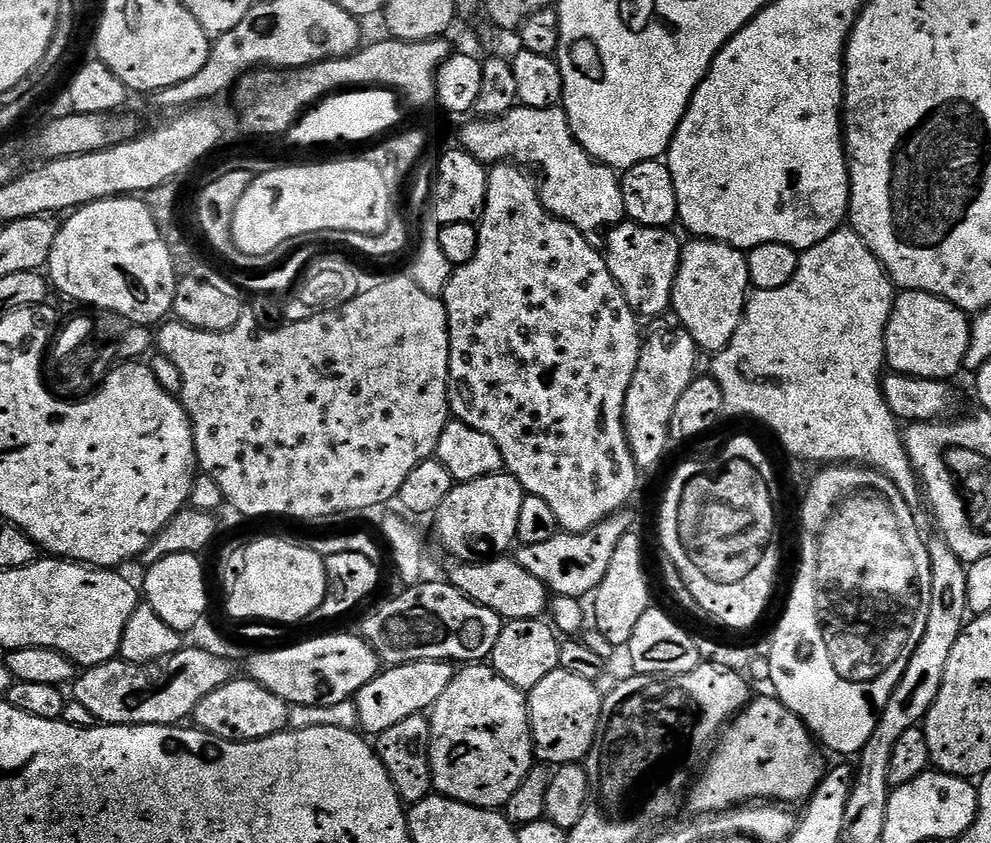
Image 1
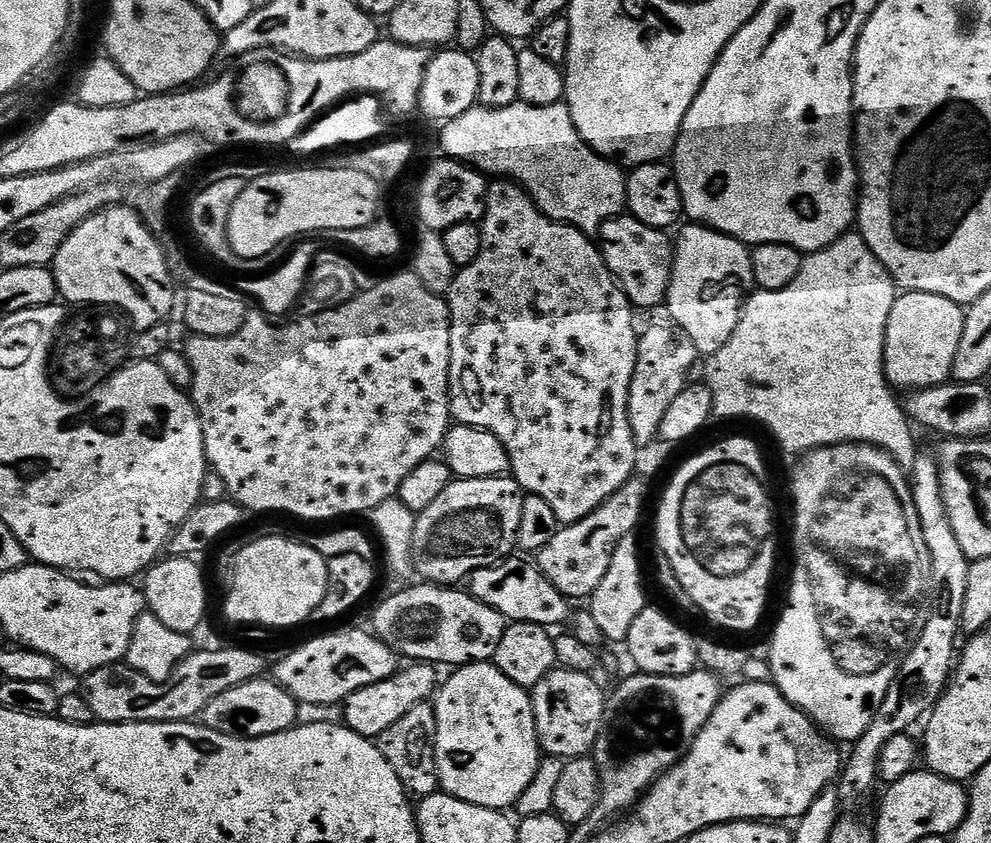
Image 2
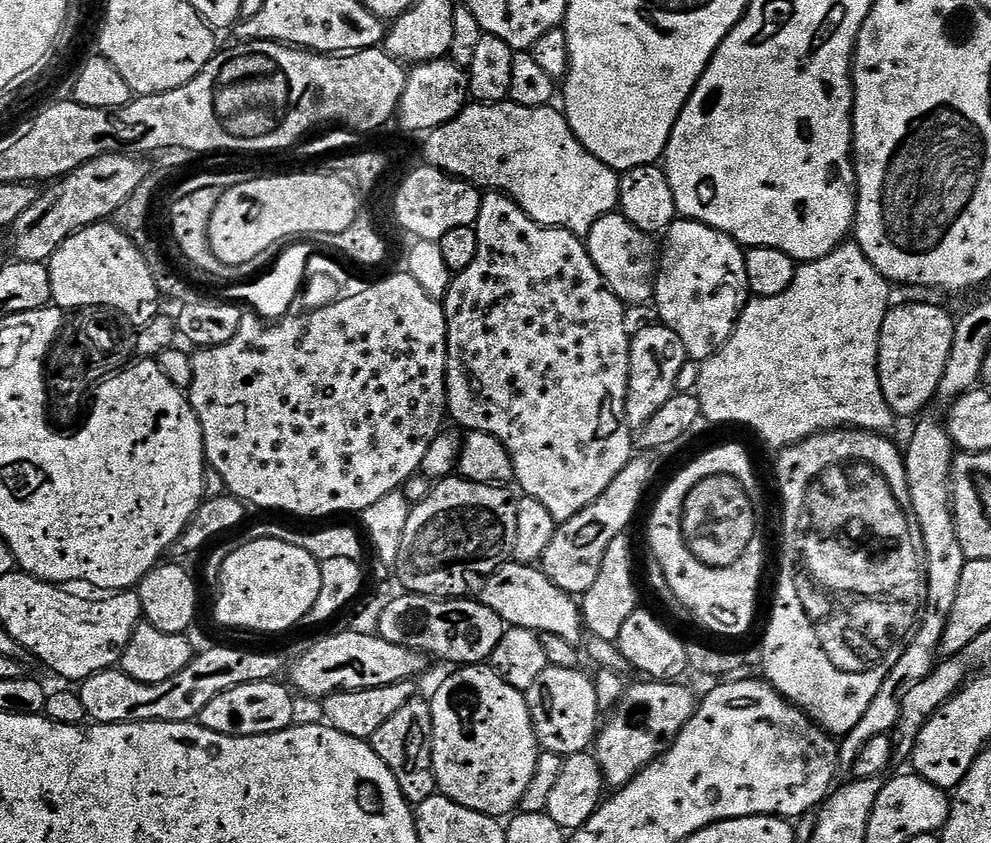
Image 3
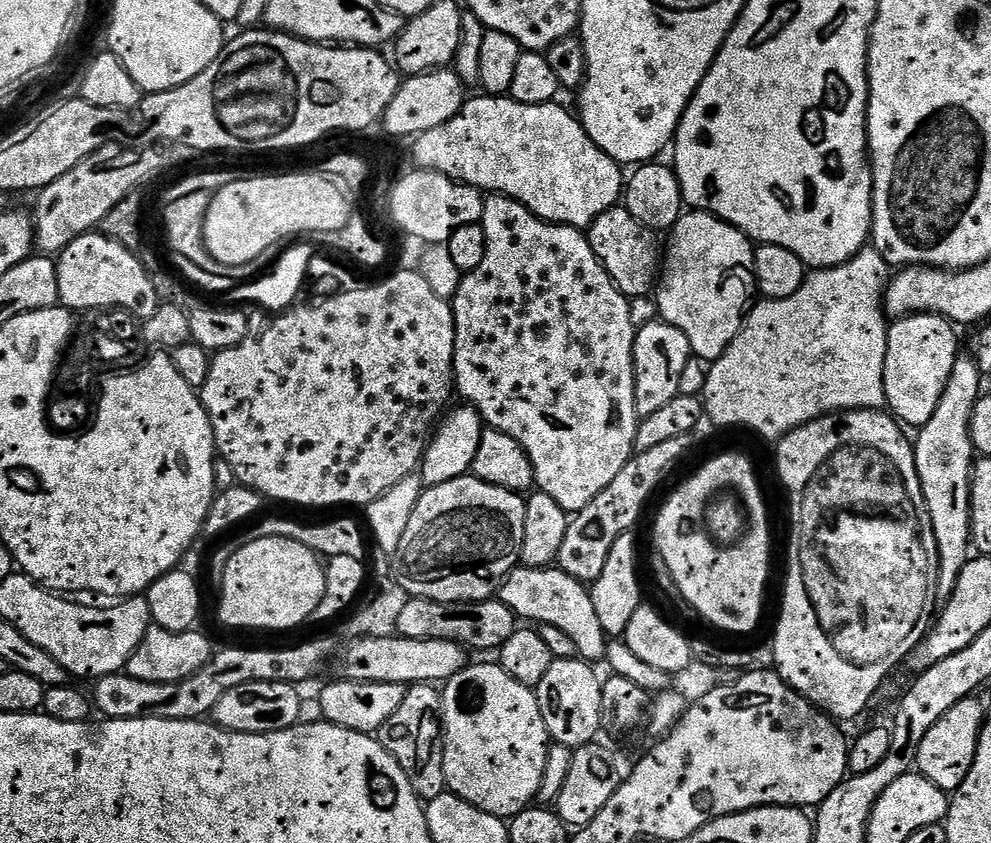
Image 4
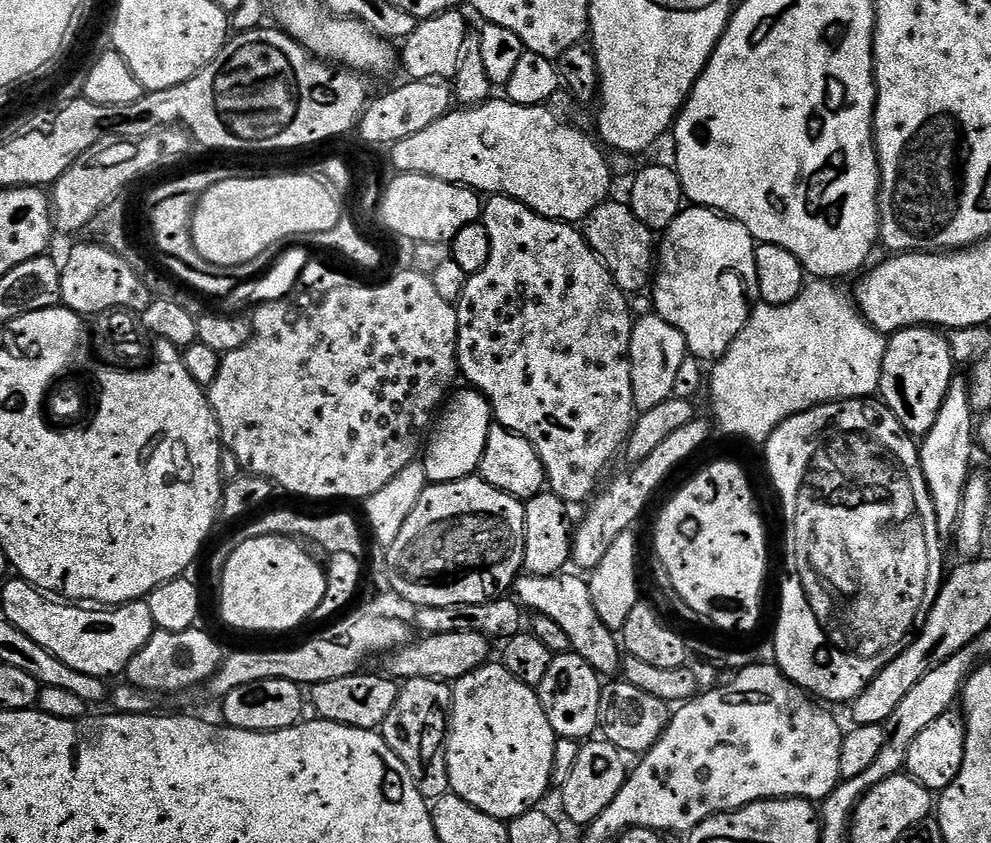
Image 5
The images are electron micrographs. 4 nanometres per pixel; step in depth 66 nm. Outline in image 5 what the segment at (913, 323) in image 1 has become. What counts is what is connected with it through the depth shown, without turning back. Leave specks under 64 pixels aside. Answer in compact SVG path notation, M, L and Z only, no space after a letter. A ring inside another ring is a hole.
M931 326L904 328L887 337L886 354L882 358L879 399L898 418L905 432L923 438L934 426L938 410L954 379L954 361L945 333Z

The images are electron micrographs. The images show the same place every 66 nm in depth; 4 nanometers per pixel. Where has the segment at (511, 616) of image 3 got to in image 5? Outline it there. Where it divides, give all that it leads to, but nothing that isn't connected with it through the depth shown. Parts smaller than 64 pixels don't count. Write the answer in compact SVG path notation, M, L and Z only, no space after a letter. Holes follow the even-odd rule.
M580 574L568 575L521 575L514 585L515 599L525 609L532 608L533 613L541 612L546 614L546 618L554 618L554 622L558 622L558 626L566 630L566 638L570 638L572 651L577 652L601 677L615 677L622 668L621 645L617 637L604 625L602 618L598 618L598 610L594 610L594 602L590 598L588 580Z

